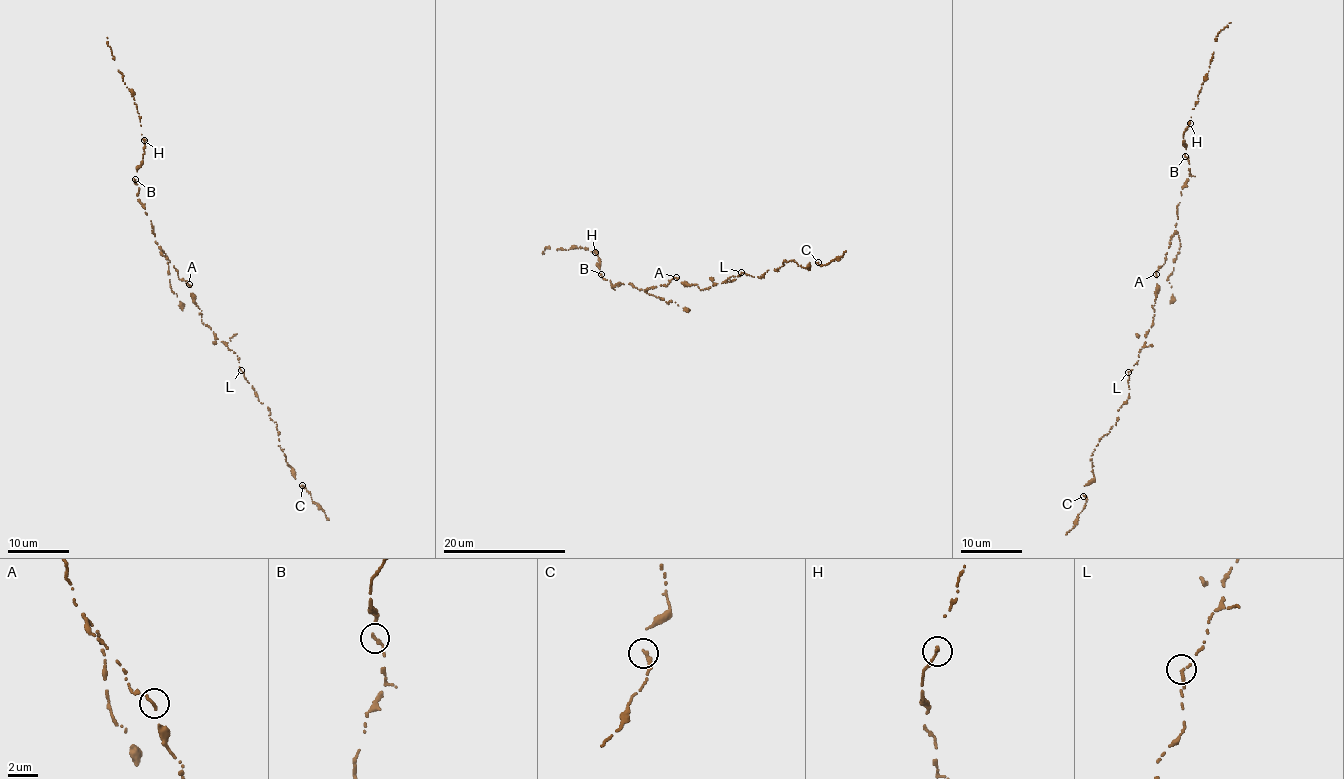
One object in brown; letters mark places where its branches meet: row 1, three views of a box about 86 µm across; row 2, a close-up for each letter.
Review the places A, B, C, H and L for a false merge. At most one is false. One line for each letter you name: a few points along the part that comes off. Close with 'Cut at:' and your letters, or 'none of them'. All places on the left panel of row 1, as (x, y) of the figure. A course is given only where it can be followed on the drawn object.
H: Course of the part to remove: (143, 140), (133, 92), (123, 81), (107, 37)
Cut at: H

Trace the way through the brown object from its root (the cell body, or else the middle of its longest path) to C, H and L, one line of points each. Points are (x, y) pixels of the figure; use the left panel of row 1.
C: (191, 293), (201, 310), (201, 321), (235, 353), (244, 376), (268, 407), (287, 465), (302, 485)
H: (191, 293), (191, 285), (179, 279), (162, 254), (138, 199), (134, 178), (143, 161), (143, 140)
L: (191, 293), (193, 302), (201, 310), (201, 321), (235, 353), (241, 370)

